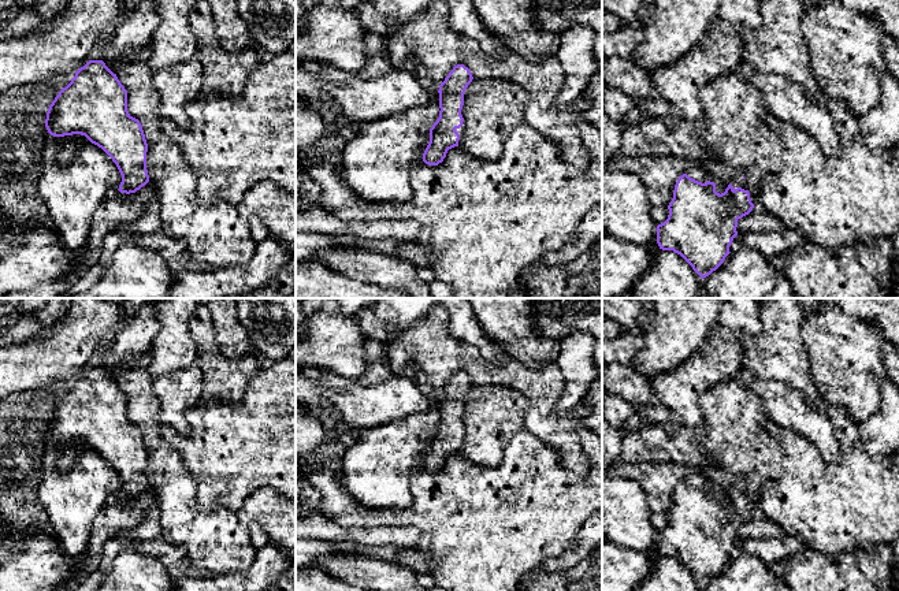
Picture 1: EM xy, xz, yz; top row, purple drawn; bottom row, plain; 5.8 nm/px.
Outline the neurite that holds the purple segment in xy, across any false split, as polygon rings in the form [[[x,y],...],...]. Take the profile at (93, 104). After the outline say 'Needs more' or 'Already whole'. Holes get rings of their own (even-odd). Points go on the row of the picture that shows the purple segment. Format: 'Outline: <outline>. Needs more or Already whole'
Outline: [[[89,60],[75,71],[71,82],[59,92],[49,105],[45,127],[53,137],[81,134],[101,148],[122,175],[118,189],[120,193],[135,193],[149,182],[146,170],[148,144],[142,126],[127,111],[127,90],[103,60]]]. Already whole

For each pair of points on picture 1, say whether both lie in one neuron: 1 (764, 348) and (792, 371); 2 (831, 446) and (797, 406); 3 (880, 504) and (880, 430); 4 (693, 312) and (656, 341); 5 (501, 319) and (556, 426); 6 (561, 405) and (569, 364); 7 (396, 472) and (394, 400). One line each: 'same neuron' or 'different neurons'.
1: same neuron
2: same neuron
3: different neurons
4: same neuron
5: different neurons
6: same neuron
7: different neurons

